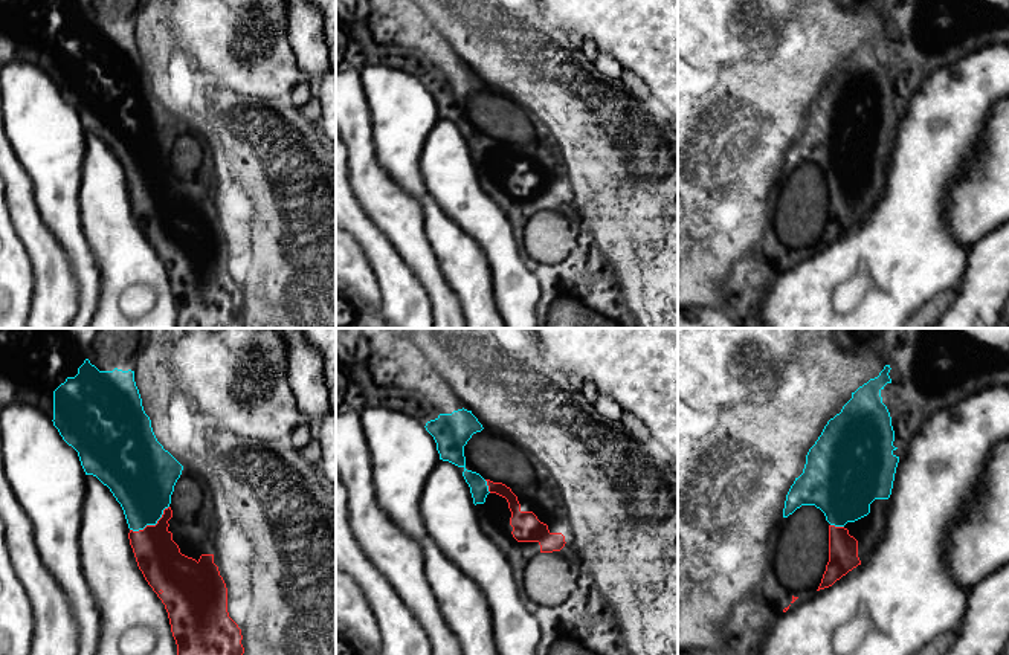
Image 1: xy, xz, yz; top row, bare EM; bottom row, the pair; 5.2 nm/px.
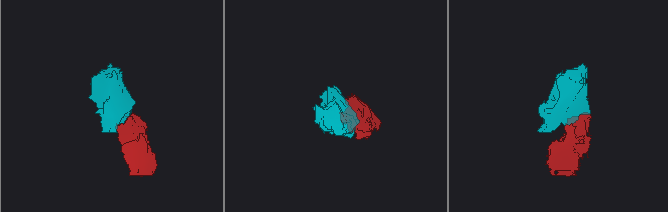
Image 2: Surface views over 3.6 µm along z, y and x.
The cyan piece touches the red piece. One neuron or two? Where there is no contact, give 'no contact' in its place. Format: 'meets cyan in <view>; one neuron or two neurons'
meets cyan in xy; one neuron

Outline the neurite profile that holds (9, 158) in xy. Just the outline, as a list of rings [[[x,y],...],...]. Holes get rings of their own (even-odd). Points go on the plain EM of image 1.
[[[0,121],[0,177],[5,183],[12,226],[34,269],[34,293],[26,328],[69,328],[79,308],[78,281],[66,250],[46,226],[37,208],[32,182],[8,140],[3,121]]]

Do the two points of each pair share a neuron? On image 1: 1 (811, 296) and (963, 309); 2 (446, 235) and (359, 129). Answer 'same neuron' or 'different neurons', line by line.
1: different neurons
2: different neurons

